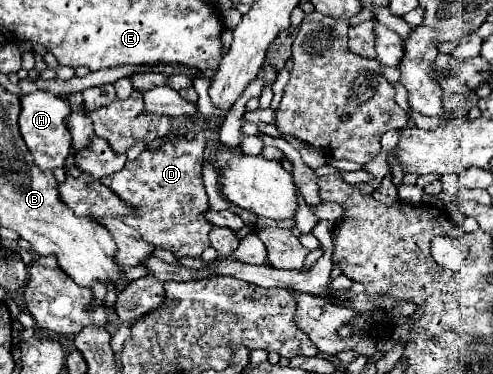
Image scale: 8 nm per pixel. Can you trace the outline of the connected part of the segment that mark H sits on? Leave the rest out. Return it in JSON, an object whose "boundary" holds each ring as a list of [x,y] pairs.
{"boundary":[[[31,93],[21,97],[21,115],[19,115],[21,135],[35,159],[35,165],[41,171],[53,171],[57,167],[63,167],[65,159],[69,157],[71,133],[65,125],[69,113],[71,113],[69,105],[61,97],[55,97],[53,93]]]}

